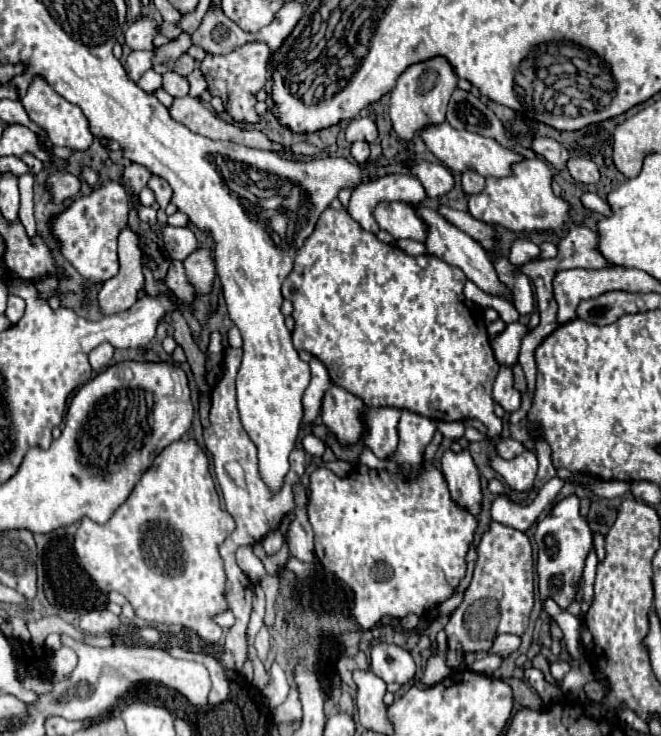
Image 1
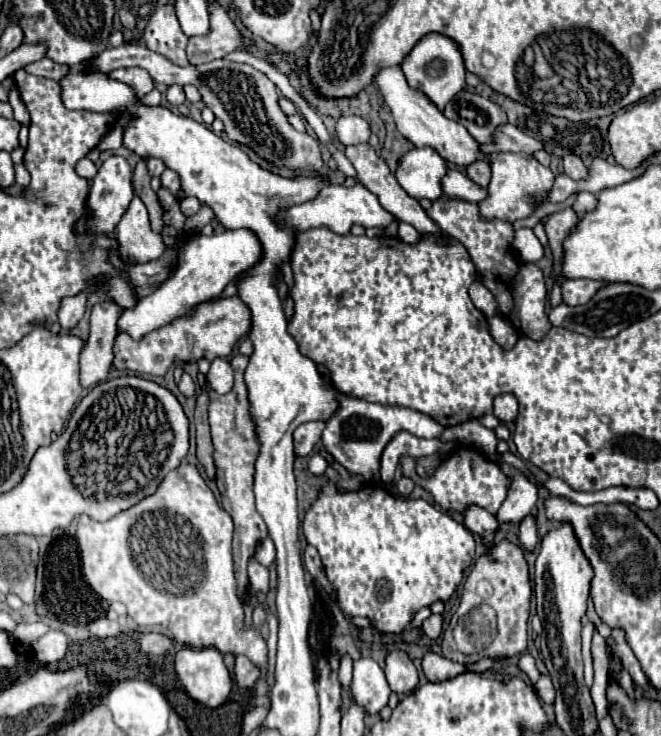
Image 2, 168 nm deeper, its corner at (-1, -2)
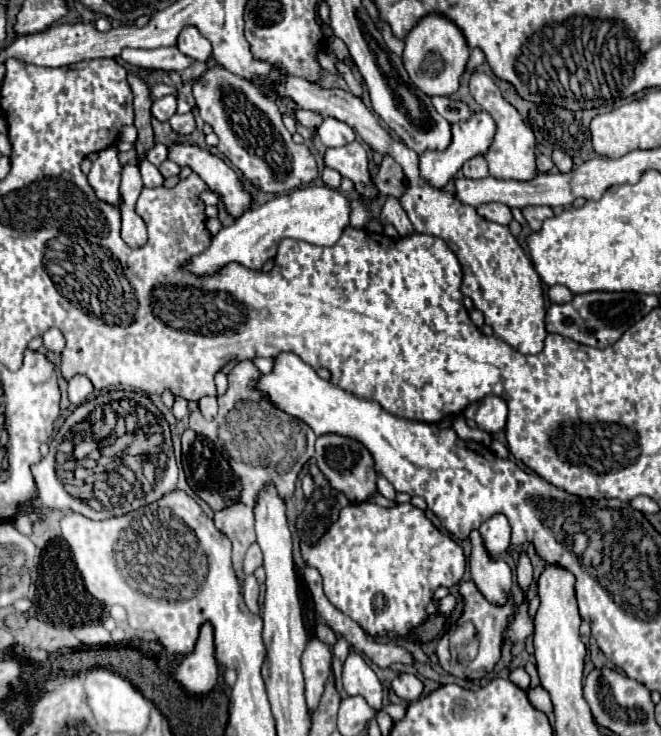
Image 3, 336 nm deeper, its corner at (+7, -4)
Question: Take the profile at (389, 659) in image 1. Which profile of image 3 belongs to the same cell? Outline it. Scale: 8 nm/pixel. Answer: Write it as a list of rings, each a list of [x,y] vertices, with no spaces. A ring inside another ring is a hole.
[[[400,674],[394,678],[392,688],[396,692],[396,696],[400,696],[406,702],[414,702],[420,698],[424,684],[414,676],[414,674]]]

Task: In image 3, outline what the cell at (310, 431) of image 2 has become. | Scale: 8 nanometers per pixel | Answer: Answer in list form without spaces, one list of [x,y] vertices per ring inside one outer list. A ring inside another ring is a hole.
[[[250,360],[238,362],[228,374],[230,386],[226,394],[218,396],[218,416],[208,422],[198,408],[190,412],[190,428],[210,438],[242,480],[240,502],[214,514],[216,528],[232,542],[232,562],[238,576],[242,574],[242,560],[246,550],[256,542],[254,504],[258,492],[266,484],[274,484],[282,498],[292,498],[294,484],[302,466],[314,456],[314,432],[308,428],[306,422],[288,416],[286,412],[270,404],[268,396],[256,388],[260,376],[262,372]]]

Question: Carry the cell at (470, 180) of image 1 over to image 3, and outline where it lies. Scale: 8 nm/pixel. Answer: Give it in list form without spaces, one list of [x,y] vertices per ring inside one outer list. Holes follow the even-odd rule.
[[[474,156],[470,158],[464,166],[462,172],[466,178],[486,178],[488,176],[488,164],[484,156]]]

